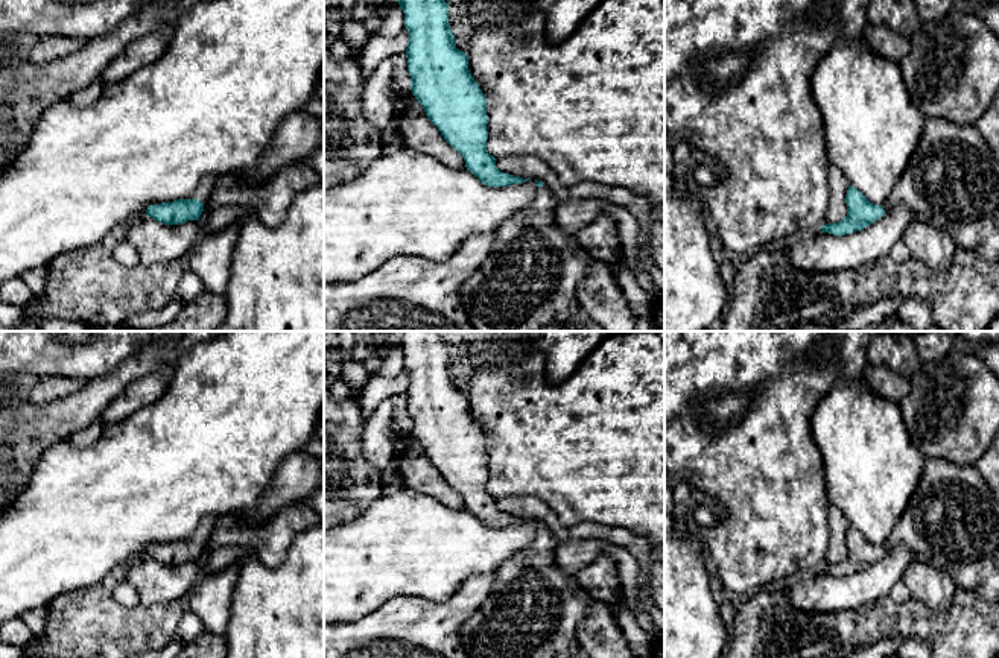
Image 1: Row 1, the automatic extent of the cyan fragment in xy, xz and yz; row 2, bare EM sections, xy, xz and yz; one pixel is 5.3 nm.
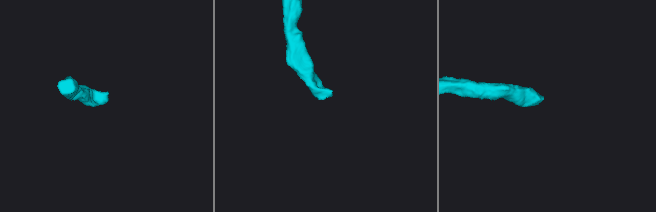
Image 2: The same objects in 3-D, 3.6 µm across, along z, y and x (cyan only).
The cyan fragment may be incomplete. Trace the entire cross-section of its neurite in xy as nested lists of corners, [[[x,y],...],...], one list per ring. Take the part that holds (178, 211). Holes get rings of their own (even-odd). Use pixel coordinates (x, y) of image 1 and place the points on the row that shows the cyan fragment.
[[[208,175],[201,179],[196,190],[190,196],[173,202],[149,205],[146,216],[164,225],[179,225],[186,223],[187,220],[199,220],[210,196],[216,188],[216,181],[217,176]]]

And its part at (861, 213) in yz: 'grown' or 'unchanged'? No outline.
grown

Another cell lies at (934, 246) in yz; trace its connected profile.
[[[912,220],[908,225],[902,240],[911,251],[912,258],[935,270],[947,269],[958,249],[949,233],[920,220]]]

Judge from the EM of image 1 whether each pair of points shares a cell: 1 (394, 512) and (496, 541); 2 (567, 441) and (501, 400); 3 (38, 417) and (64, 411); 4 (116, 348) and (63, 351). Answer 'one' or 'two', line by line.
1: one
2: one
3: one
4: one

